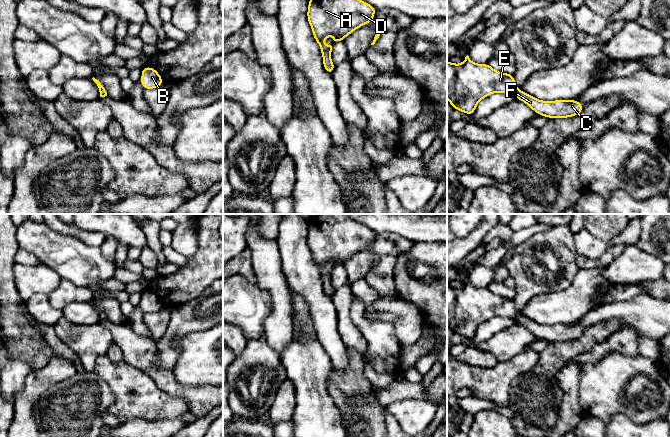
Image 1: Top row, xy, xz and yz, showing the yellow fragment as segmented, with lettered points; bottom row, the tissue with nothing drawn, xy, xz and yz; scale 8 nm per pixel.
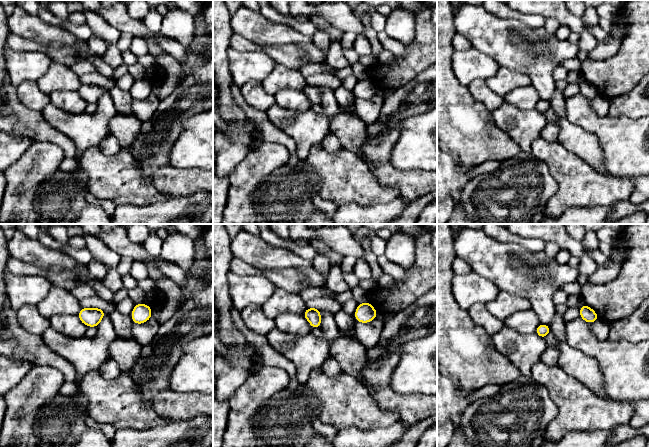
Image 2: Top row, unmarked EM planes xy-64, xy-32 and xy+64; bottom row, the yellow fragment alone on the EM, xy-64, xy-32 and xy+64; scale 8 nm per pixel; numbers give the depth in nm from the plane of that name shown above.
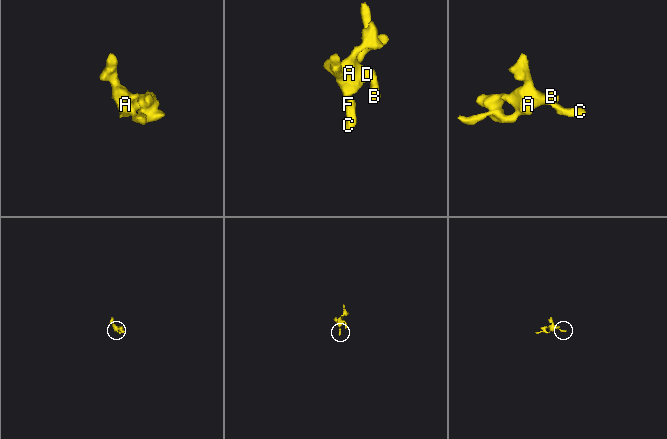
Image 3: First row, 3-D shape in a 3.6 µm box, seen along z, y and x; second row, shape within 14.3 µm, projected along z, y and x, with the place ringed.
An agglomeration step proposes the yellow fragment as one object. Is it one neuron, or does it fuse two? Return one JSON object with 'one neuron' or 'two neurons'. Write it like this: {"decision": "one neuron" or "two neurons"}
{"decision": "one neuron"}

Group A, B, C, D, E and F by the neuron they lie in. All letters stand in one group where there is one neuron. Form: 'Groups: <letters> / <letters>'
Groups: A B C D E F

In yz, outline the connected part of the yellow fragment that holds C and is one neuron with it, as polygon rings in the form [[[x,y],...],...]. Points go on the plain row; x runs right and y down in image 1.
[[[468,279],[462,288],[447,285],[447,322],[454,333],[472,339],[479,325],[495,316],[514,319],[548,343],[576,340],[583,334],[575,324],[538,324],[518,314],[512,298],[500,297],[489,288],[475,288]]]

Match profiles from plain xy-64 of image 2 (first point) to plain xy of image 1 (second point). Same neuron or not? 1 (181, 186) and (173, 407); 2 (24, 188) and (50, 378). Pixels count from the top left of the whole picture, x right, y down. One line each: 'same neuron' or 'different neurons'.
1: different neurons
2: same neuron

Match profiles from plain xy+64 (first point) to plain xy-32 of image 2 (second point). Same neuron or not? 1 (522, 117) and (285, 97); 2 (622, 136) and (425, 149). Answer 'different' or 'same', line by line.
1: different
2: same

